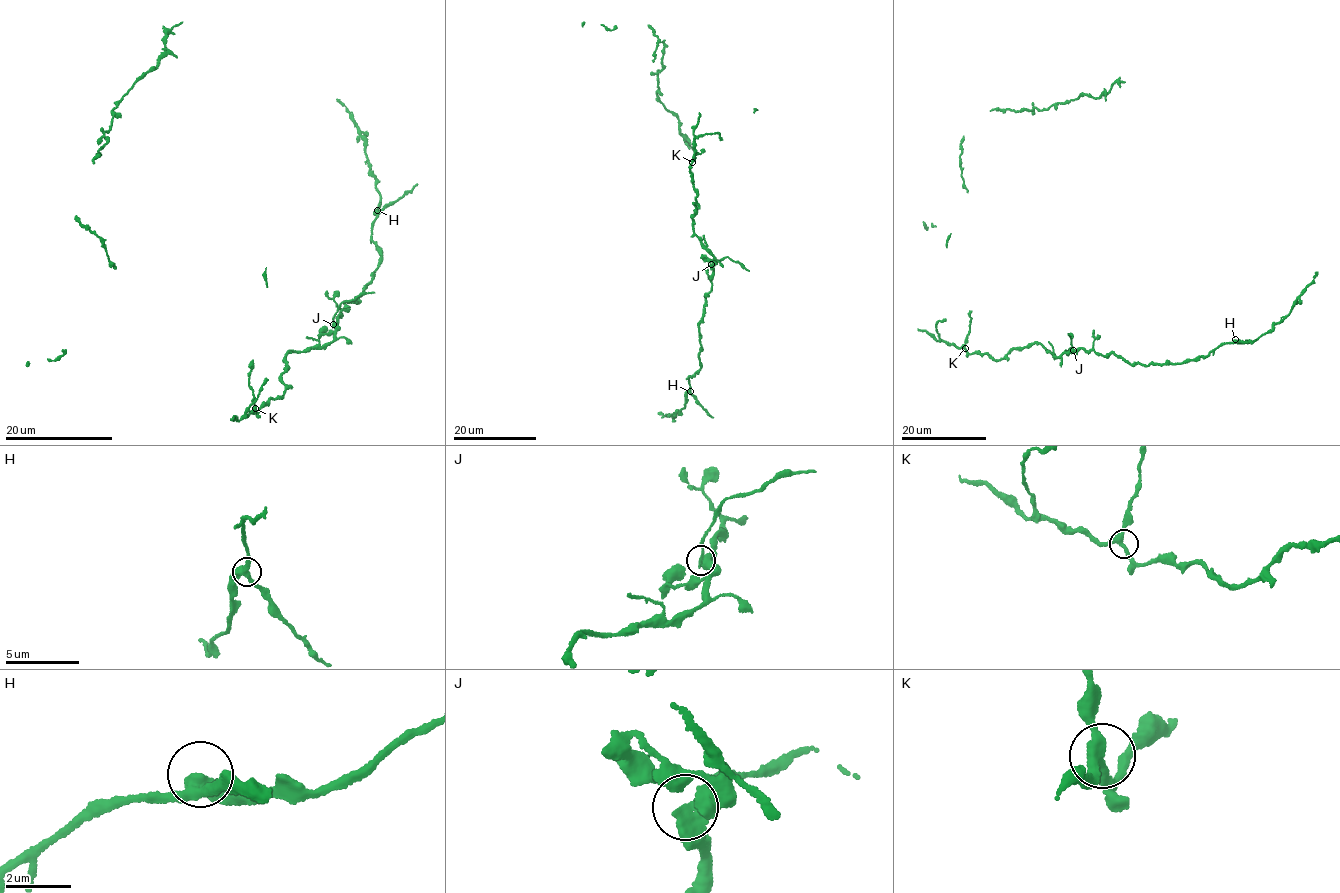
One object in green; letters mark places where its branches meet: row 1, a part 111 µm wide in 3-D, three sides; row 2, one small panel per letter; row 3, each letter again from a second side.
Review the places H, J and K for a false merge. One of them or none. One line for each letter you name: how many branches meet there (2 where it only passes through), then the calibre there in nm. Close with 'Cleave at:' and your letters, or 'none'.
J: 3 branches meet; 320 nm thick
Cleave at: J

